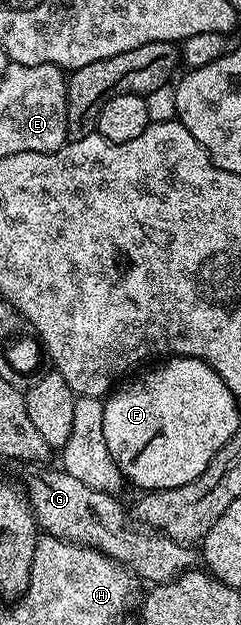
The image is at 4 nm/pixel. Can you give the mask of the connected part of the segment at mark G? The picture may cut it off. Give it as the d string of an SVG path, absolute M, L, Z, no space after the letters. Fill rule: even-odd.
M40 468L37 474L32 474L28 478L28 482L26 481L26 493L28 496L28 502L32 505L32 511L34 512L34 516L36 517L37 527L47 537L50 538L60 538L63 542L74 542L78 546L90 546L92 549L97 550L98 552L102 552L108 558L112 558L116 562L120 563L120 565L125 566L127 570L131 570L133 575L137 579L143 580L145 583L148 581L148 584L159 584L162 582L169 582L170 580L174 580L179 574L183 574L186 570L191 570L193 567L197 565L198 562L198 554L194 551L195 549L189 548L185 543L175 542L174 540L170 540L165 536L165 534L161 534L159 532L153 532L147 528L136 528L140 530L131 530L130 527L124 523L124 510L120 507L120 498L114 494L107 494L106 492L102 492L101 490L95 490L94 488L90 488L90 484L82 484L82 480L74 480L74 476L70 476L65 472L63 468L56 468L56 470L44 470L48 468Z

